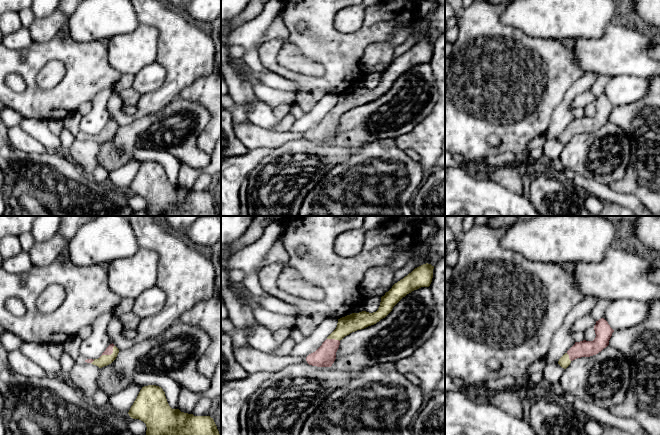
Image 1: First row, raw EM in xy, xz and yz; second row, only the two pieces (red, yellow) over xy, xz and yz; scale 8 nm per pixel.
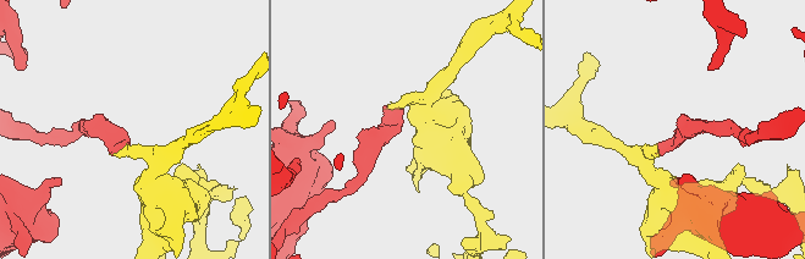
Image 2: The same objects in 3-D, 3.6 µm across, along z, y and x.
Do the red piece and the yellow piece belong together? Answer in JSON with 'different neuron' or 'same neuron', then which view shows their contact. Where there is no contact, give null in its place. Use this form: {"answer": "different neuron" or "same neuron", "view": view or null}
{"answer": "same neuron", "view": "xy"}

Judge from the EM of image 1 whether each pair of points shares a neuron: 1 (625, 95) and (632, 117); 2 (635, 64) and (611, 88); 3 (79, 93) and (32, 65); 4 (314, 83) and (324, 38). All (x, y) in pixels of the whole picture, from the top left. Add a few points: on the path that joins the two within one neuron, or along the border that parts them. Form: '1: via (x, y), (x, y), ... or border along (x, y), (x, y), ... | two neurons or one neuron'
1: border along (648, 90), (641, 98), (614, 107) | two neurons
2: border along (611, 76), (634, 75), (646, 79) | two neurons
3: via (62, 94), (41, 94), (31, 82) | one neuron
4: via (326, 76), (329, 73), (329, 50) | one neuron

